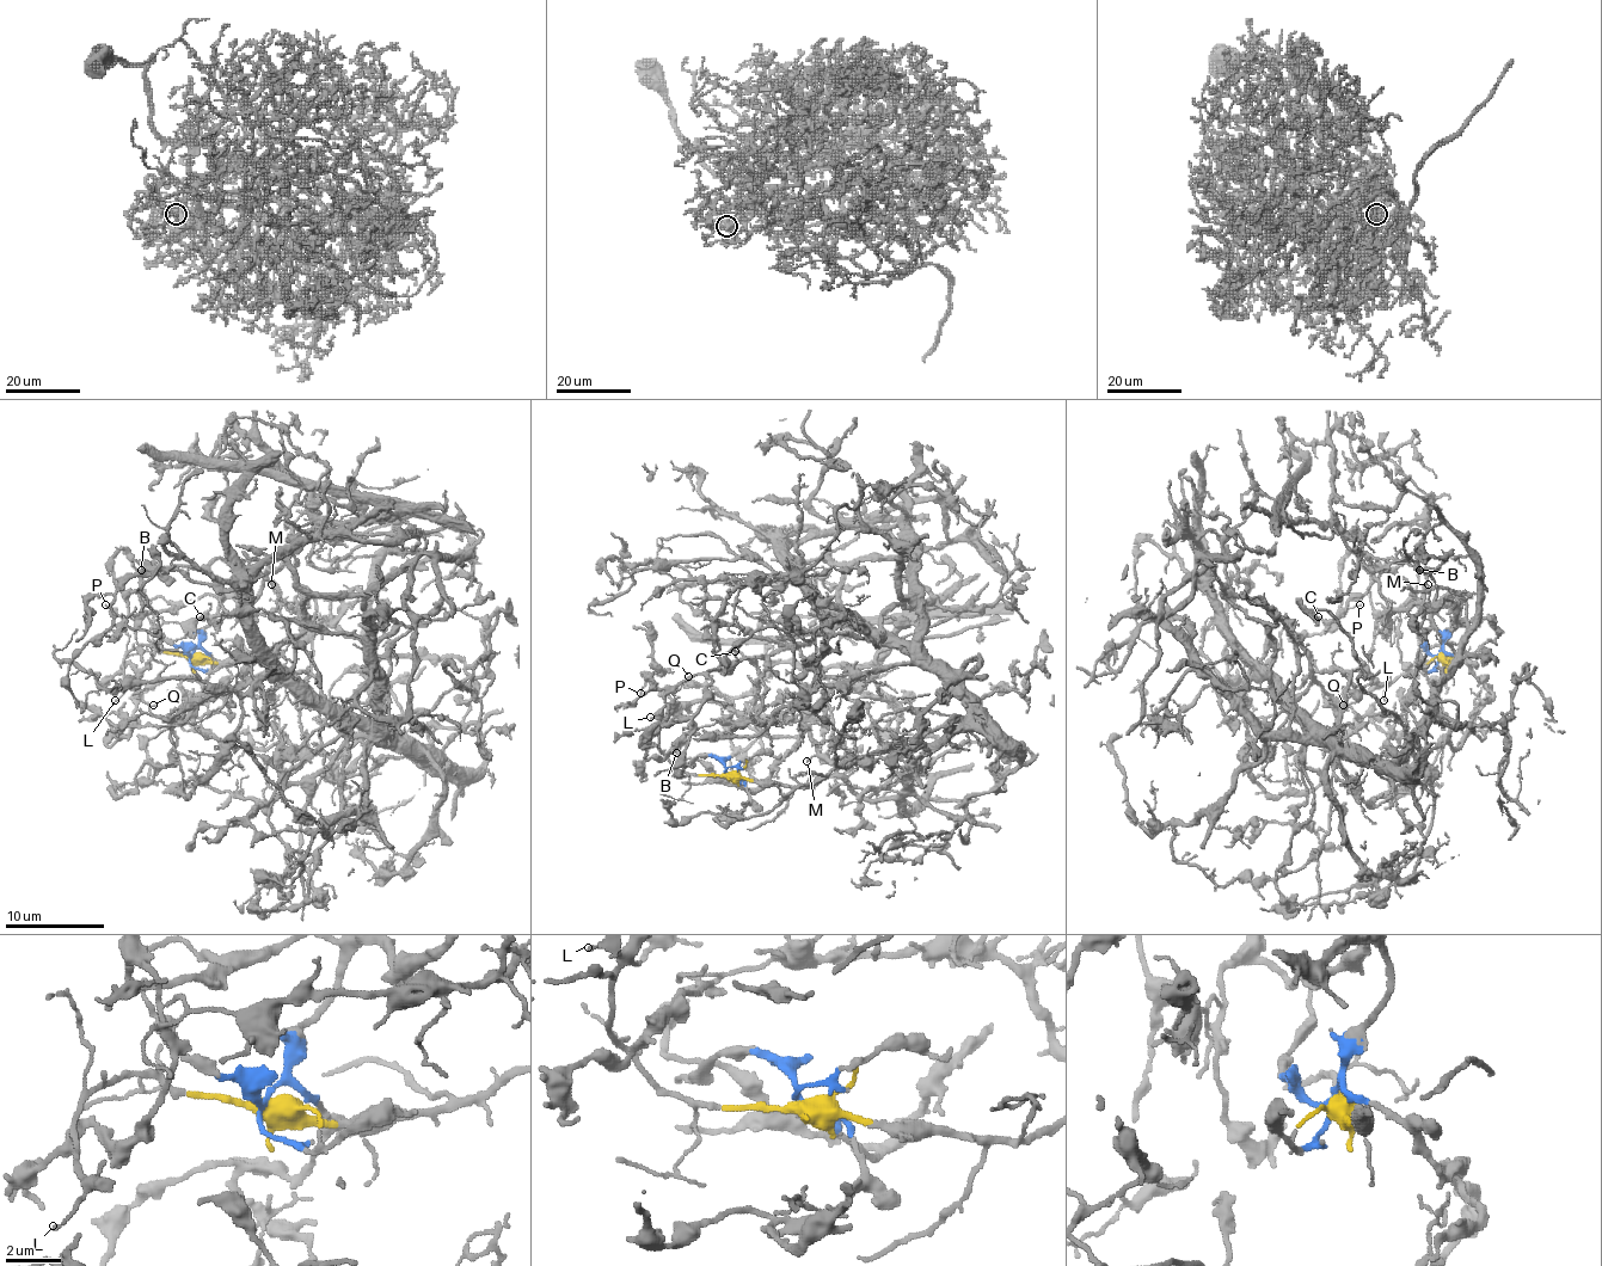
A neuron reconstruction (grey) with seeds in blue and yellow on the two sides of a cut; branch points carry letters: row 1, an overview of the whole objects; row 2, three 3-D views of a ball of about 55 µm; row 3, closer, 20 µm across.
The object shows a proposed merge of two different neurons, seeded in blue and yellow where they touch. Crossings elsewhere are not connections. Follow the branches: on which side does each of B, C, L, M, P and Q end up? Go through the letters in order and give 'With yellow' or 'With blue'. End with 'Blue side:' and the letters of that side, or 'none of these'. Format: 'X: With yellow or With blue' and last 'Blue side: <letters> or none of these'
B: With blue
C: With blue
L: With yellow
M: With yellow
P: With blue
Q: With yellow
Blue side: B, C, P

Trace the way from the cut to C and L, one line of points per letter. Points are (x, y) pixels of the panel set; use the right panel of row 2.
C: (1440, 656), (1459, 603), (1424, 603), (1397, 571), (1403, 561), (1389, 559), (1330, 621), (1318, 616)
L: (1440, 656), (1442, 647), (1429, 645), (1387, 688), (1382, 695), (1385, 700)

